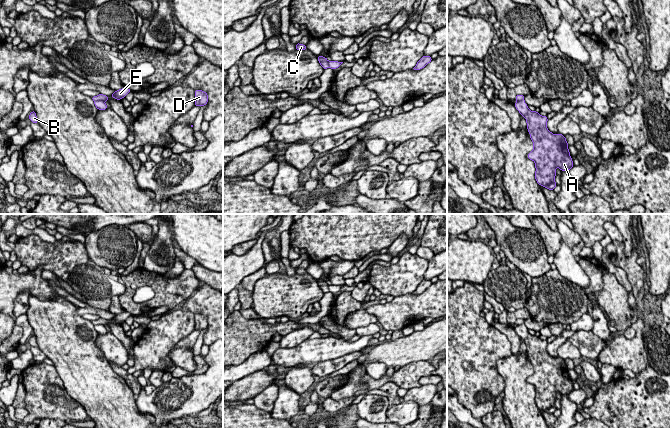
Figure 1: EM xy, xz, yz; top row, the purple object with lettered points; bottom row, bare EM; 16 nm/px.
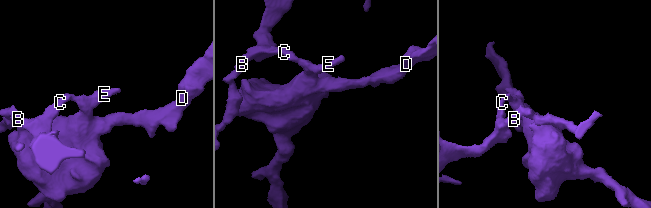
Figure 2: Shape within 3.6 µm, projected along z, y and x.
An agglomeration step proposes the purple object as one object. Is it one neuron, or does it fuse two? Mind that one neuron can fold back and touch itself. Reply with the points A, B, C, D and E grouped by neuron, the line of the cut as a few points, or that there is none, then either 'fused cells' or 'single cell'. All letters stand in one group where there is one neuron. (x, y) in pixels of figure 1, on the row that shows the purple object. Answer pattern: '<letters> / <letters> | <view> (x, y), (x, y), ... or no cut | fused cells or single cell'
A D / B C E | xy (103, 100), (96, 100), (94, 102) | fused cells

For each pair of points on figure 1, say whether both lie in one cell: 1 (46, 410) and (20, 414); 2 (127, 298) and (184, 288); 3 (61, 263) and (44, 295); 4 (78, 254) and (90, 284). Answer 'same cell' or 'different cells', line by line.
1: different cells
2: same cell
3: different cells
4: same cell

